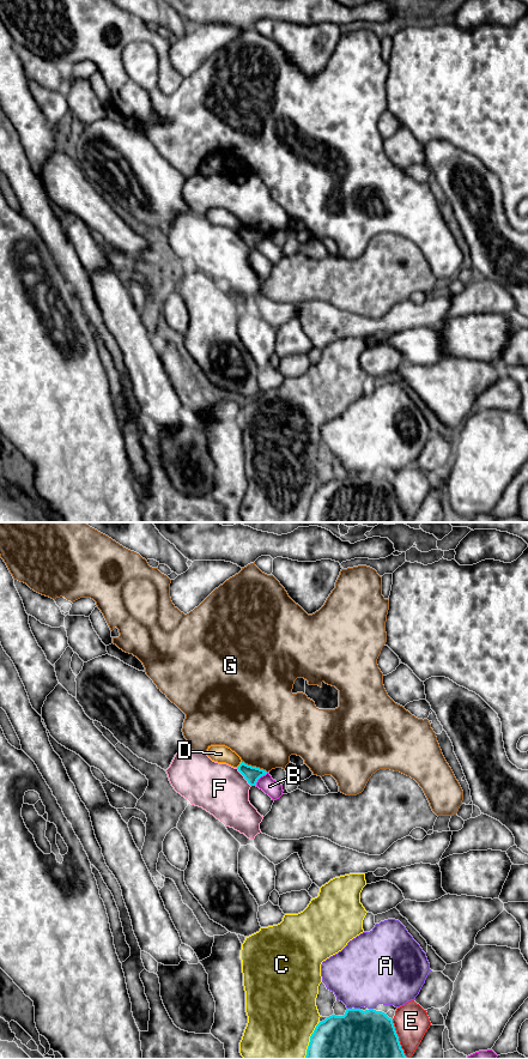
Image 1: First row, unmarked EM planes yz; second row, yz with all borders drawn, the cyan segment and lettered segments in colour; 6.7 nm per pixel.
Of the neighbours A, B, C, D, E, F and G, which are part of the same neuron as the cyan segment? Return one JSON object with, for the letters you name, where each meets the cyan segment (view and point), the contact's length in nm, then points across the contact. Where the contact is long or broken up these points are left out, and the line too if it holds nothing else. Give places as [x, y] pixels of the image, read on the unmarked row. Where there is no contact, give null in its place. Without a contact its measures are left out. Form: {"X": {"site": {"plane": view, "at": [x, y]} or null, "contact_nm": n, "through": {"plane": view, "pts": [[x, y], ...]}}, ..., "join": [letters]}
{"join": []}

